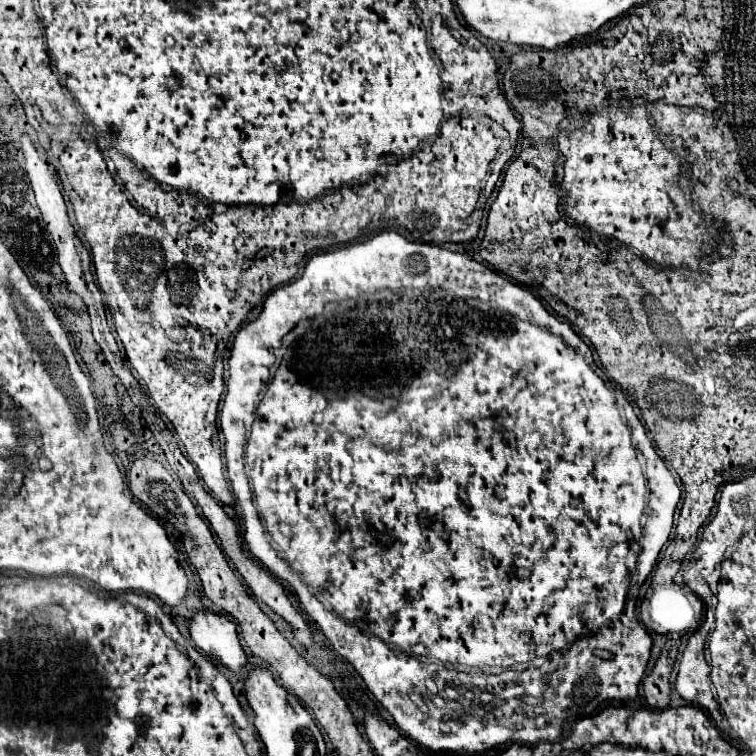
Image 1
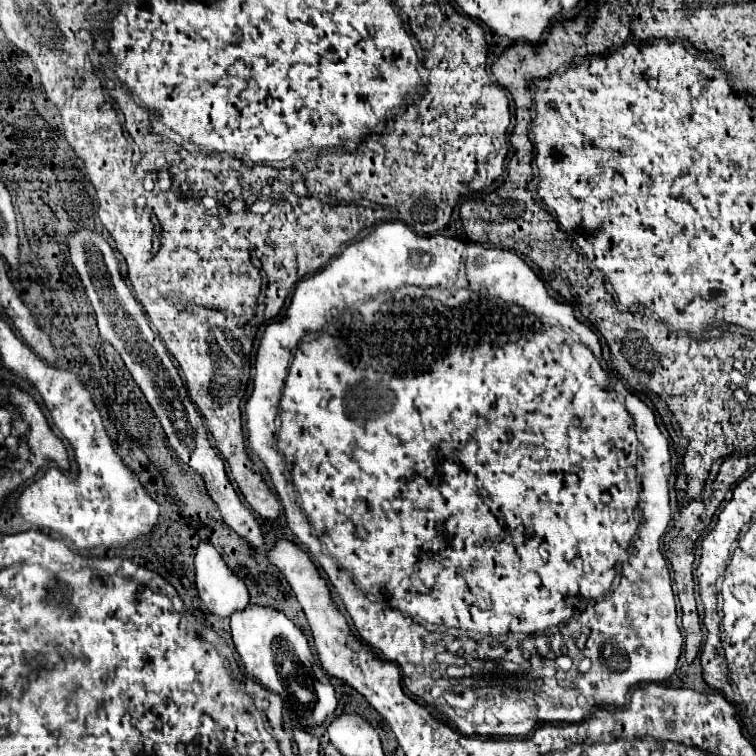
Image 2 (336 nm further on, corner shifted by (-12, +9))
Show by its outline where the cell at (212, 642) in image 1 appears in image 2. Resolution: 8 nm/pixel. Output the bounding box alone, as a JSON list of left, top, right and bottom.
[196,541,248,619]

